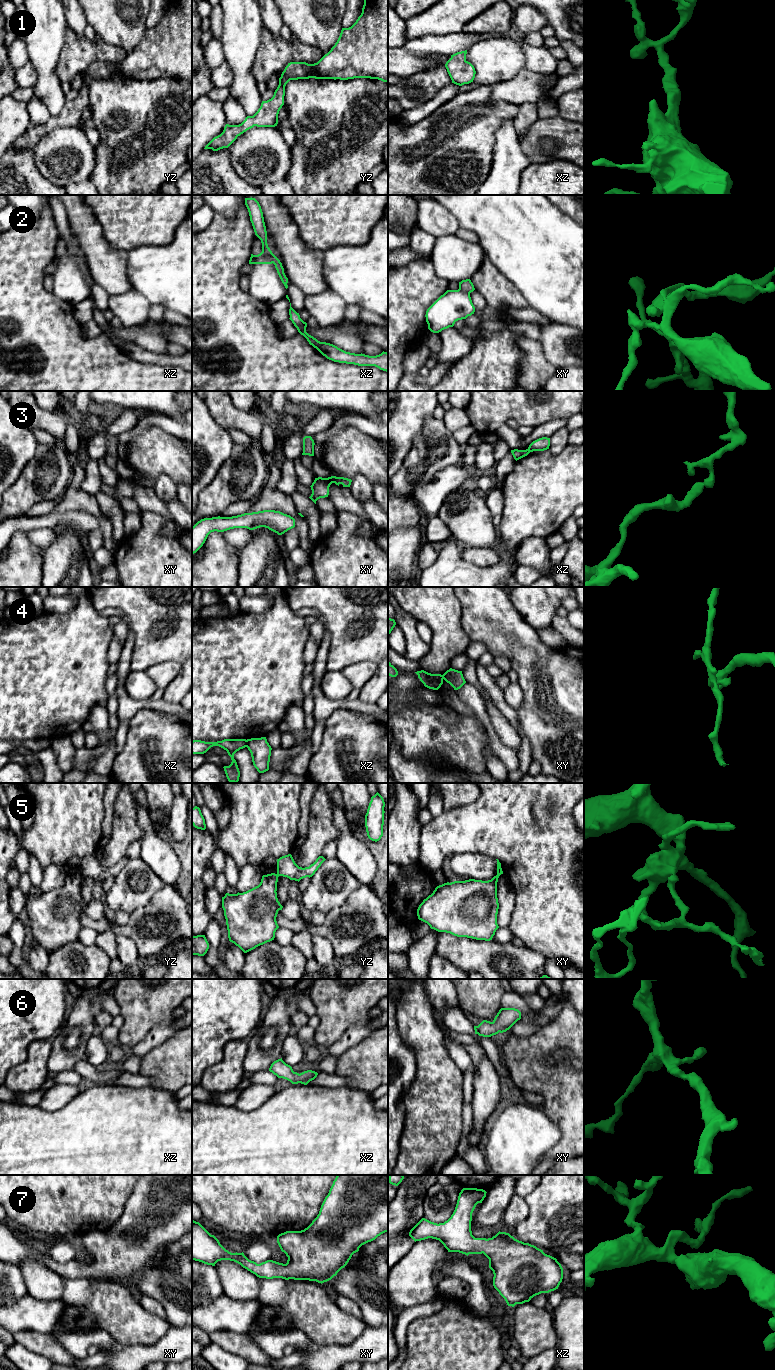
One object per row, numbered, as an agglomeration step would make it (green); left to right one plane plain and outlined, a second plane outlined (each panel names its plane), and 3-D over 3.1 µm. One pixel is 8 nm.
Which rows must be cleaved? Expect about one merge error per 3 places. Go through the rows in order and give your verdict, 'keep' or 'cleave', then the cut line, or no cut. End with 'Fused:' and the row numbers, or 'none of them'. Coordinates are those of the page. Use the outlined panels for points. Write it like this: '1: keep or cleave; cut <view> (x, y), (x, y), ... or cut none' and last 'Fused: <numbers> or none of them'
1: keep; cut none
2: keep; cut none
3: cleave; cut xy (332, 476), (334, 482)
4: cleave; cut xz (246, 740), (247, 746)
5: cleave; cut xy (497, 874), (499, 875)
6: keep; cut none
7: keep; cut none
Fused: 3, 4, 5

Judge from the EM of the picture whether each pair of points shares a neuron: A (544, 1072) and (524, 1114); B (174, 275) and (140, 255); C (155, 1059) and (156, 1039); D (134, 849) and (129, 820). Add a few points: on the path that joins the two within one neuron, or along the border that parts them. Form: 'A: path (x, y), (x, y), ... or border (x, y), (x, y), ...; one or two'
A: border (540, 1108), (556, 1125); two
B: path (166, 275), (157, 272), (148, 263); one
C: border (175, 1033), (141, 1058); two
D: border (138, 839), (130, 844), (124, 855); two

